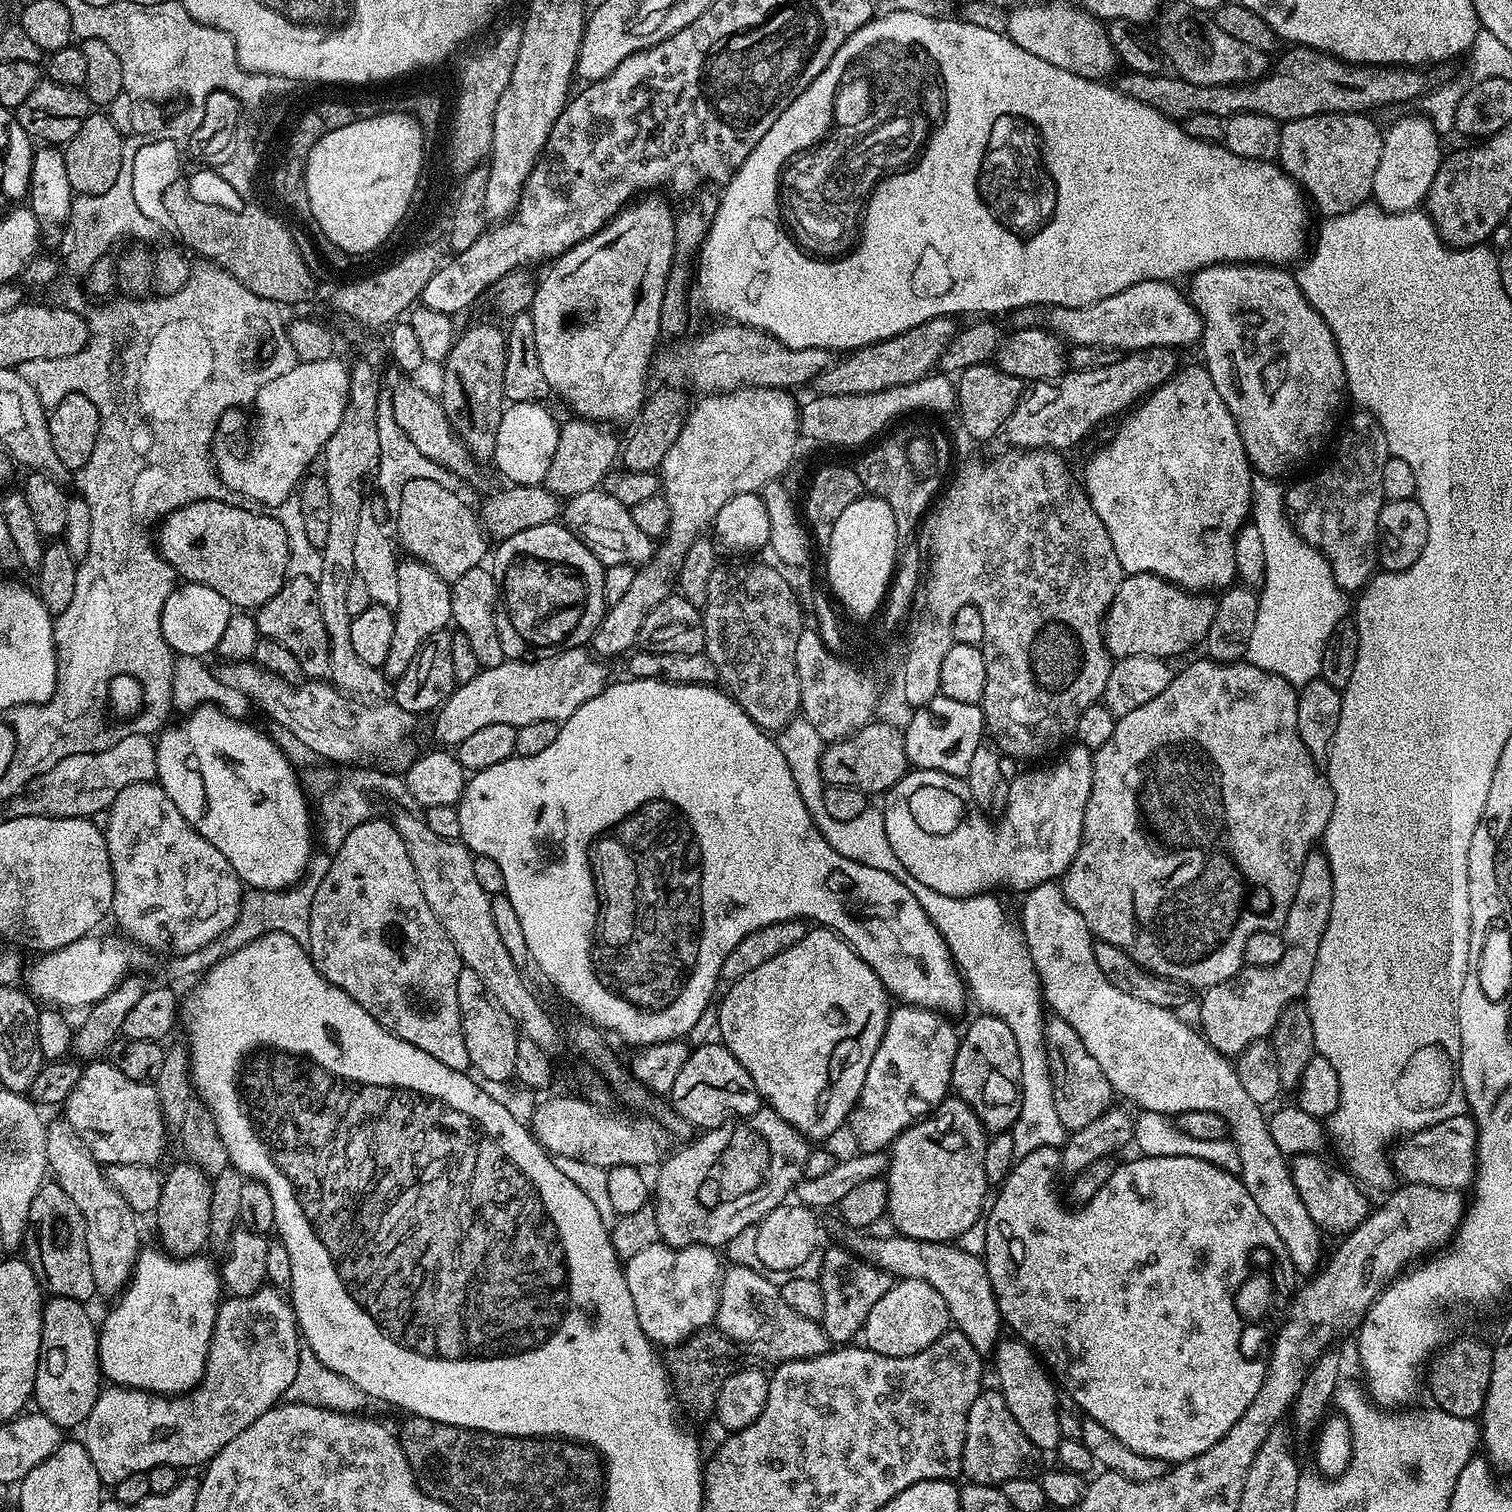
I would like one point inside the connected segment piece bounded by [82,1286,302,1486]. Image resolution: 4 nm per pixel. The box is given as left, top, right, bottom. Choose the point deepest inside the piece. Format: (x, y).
(253, 1356)

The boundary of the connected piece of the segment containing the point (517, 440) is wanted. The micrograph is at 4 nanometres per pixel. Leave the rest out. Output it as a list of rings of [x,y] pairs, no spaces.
[[[527,400],[517,404],[509,403],[502,414],[502,422],[498,422],[498,438],[494,446],[492,460],[496,468],[505,476],[509,485],[521,484],[530,486],[531,484],[543,485],[546,478],[546,470],[550,470],[550,461],[554,459],[554,449],[558,446],[558,434],[560,424],[546,409],[536,400]]]

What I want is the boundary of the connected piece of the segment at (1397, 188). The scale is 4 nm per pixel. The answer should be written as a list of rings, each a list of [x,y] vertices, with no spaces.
[[[1423,114],[1404,116],[1393,122],[1383,133],[1382,158],[1378,158],[1378,170],[1374,170],[1374,186],[1371,199],[1386,212],[1410,212],[1425,203],[1430,182],[1438,174],[1442,151],[1441,133]]]

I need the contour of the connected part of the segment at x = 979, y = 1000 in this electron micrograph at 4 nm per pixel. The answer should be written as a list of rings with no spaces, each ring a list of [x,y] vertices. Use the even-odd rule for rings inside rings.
[[[797,718],[789,722],[782,731],[778,733],[778,743],[782,752],[782,758],[786,760],[786,766],[790,768],[790,774],[794,776],[794,786],[798,786],[798,794],[802,794],[802,802],[806,802],[806,810],[810,810],[810,818],[816,823],[816,829],[842,854],[842,858],[850,858],[862,866],[874,866],[874,870],[886,870],[898,882],[907,886],[910,894],[920,903],[922,910],[928,919],[934,922],[936,929],[942,934],[946,946],[952,951],[952,958],[959,968],[961,976],[964,978],[967,991],[976,999],[976,1004],[980,1007],[981,1013],[989,1016],[1002,1018],[1006,1026],[1014,1034],[1014,1042],[1018,1042],[1018,1058],[1022,1062],[1022,1074],[1020,1075],[1020,1113],[1011,1126],[1011,1134],[1014,1138],[1014,1154],[1017,1158],[1030,1154],[1030,1150],[1038,1150],[1036,1140],[1032,1140],[1032,1132],[1024,1132],[1028,1128],[1028,1120],[1058,1120],[1058,1110],[1054,1110],[1054,1098],[1052,1097],[1052,1075],[1048,1072],[1048,1055],[1044,1049],[1044,1022],[1045,1013],[1040,1013],[1040,1004],[1042,1008],[1042,993],[1040,991],[1040,977],[1036,974],[1036,967],[1032,964],[1032,959],[1028,953],[1028,948],[1024,945],[1024,937],[1000,913],[999,904],[990,894],[981,894],[979,896],[947,896],[938,894],[938,890],[930,890],[930,886],[922,886],[902,862],[894,855],[894,850],[890,847],[890,838],[886,838],[886,822],[884,821],[883,811],[872,810],[867,813],[868,832],[864,832],[863,823],[860,820],[851,820],[850,822],[838,822],[838,818],[830,818],[826,814],[824,805],[825,782],[822,778],[820,769],[820,759],[826,747],[826,741],[810,726],[810,722],[803,718]]]

